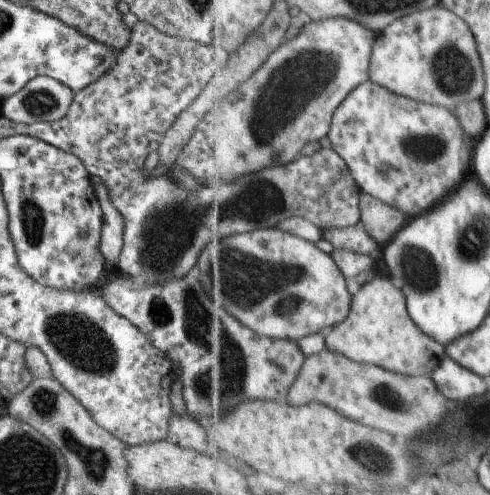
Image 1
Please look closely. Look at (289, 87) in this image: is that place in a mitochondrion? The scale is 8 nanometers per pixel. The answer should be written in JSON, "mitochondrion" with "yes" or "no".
{"mitochondrion":"yes"}

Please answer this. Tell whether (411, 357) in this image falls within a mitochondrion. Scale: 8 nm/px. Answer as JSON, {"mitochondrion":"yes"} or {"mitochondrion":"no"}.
{"mitochondrion":"no"}

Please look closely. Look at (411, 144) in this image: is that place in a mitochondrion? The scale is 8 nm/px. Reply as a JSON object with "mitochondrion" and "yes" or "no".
{"mitochondrion":"yes"}

